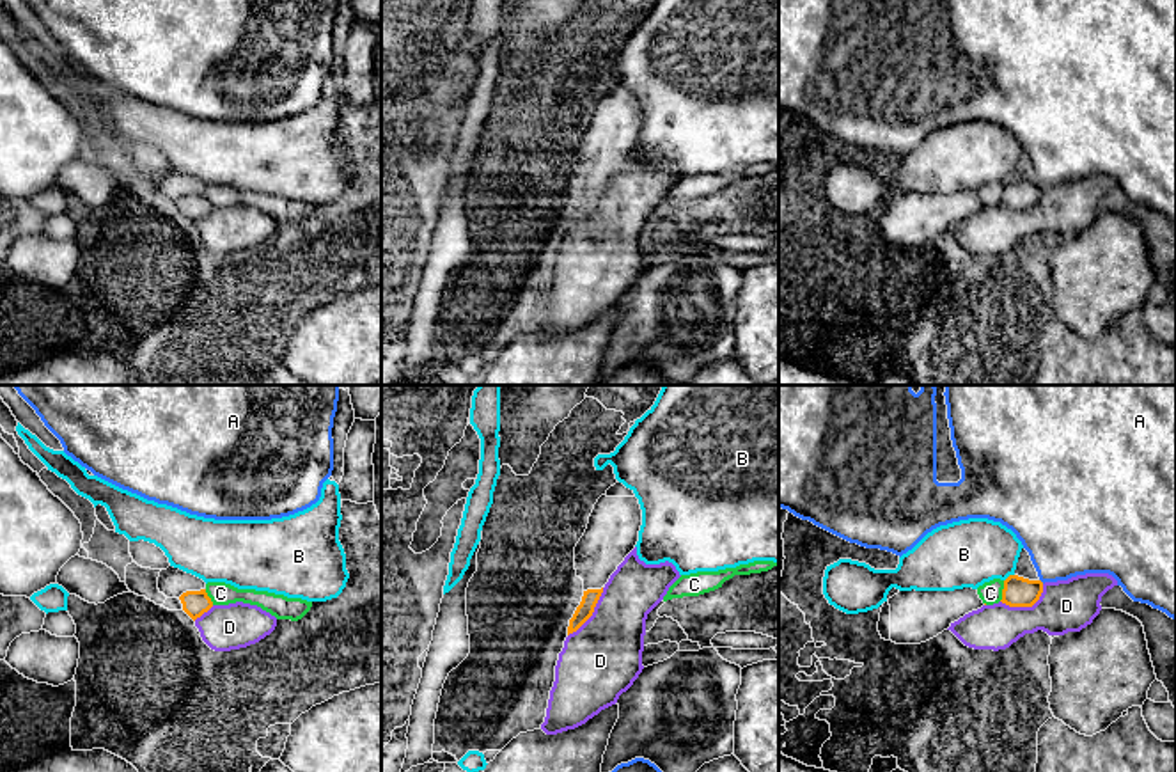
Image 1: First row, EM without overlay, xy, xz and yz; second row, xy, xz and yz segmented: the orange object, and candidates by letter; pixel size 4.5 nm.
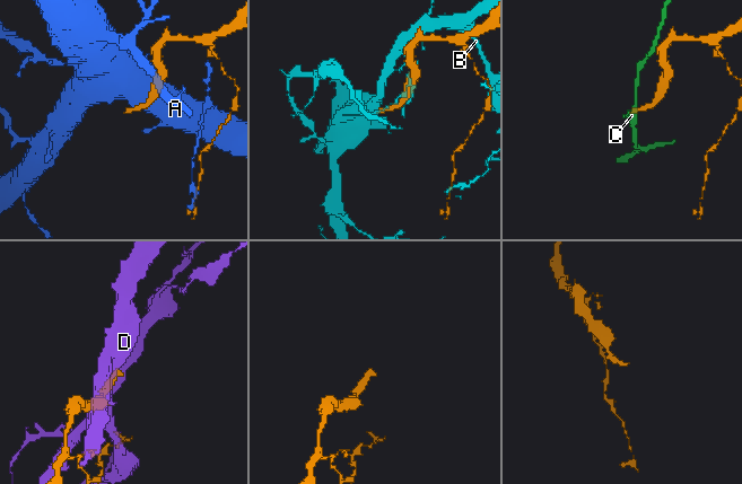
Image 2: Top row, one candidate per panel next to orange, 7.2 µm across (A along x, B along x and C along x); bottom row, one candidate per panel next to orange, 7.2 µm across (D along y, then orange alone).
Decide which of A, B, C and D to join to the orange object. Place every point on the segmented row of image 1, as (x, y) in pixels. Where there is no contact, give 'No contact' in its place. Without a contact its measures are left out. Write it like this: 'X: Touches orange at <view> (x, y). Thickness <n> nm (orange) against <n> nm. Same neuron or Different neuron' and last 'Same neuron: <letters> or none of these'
A: No contact. Different neuron
B: Touches orange at yz (1008, 577). Thickness 140 nm (orange) against 300 nm. Different neuron
C: Touches orange at yz (1003, 591). Thickness 140 nm (orange) against 100 nm. Different neuron
D: Touches orange at yz (1026, 606). Thickness 140 nm (orange) against 240 nm. Different neuron
Same neuron: none of these

